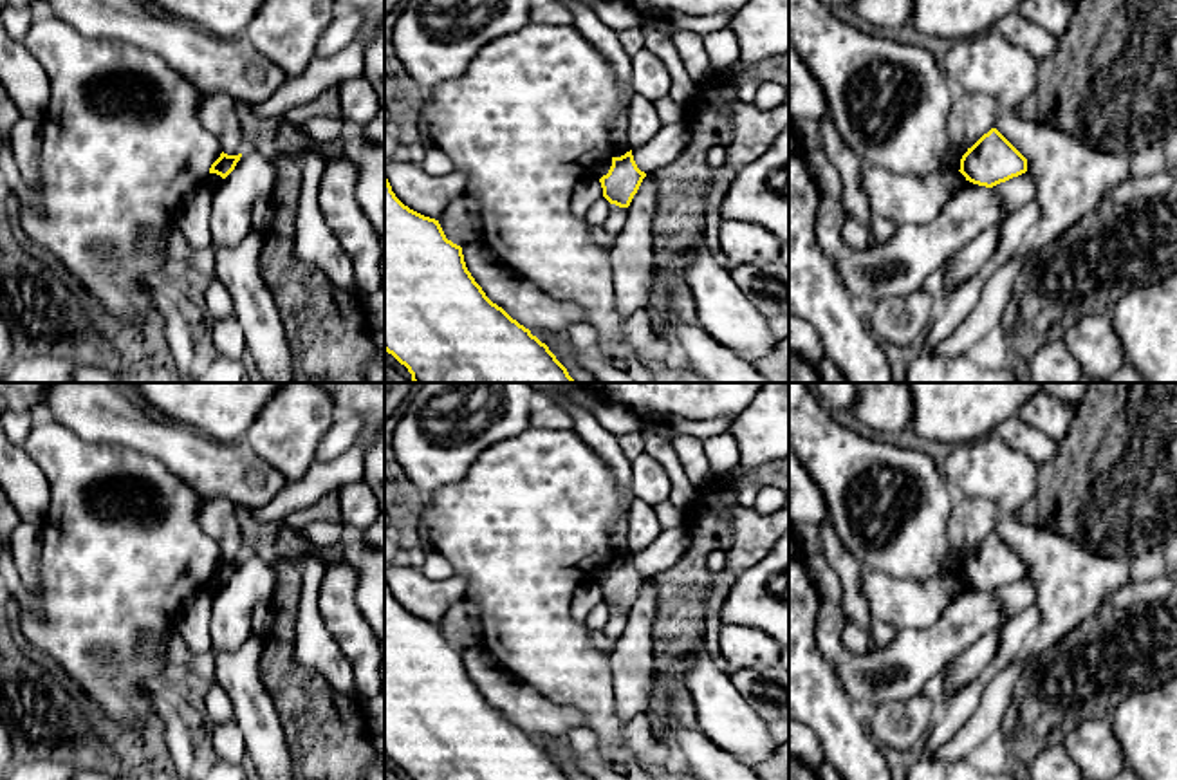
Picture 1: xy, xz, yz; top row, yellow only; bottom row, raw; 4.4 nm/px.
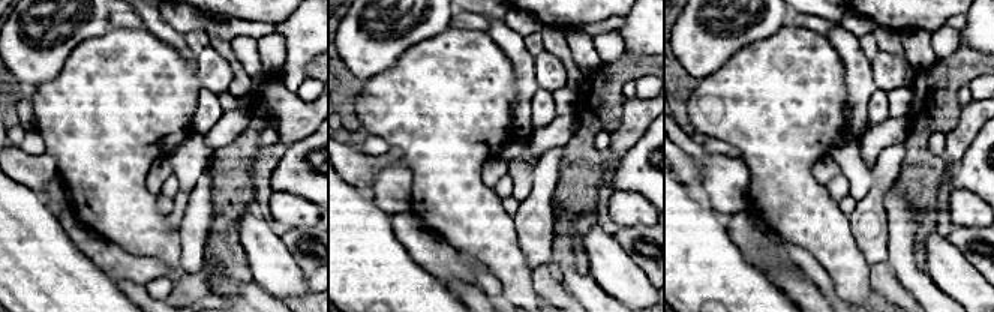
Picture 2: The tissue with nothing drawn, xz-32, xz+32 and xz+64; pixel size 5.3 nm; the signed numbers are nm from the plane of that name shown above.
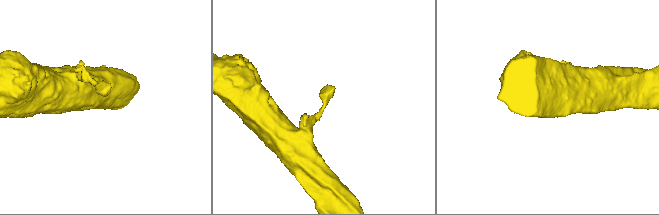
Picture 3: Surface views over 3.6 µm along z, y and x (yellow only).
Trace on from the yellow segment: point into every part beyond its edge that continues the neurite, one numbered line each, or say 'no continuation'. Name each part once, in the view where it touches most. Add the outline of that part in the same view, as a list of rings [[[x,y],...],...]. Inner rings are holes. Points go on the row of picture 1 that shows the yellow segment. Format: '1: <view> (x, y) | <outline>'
no continuation

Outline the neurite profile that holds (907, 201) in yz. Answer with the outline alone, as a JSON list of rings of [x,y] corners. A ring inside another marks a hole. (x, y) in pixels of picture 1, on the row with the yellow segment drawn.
[[[865,162],[861,179],[872,215],[885,217],[897,226],[933,222],[946,200],[966,182],[960,172],[910,177],[894,175]]]

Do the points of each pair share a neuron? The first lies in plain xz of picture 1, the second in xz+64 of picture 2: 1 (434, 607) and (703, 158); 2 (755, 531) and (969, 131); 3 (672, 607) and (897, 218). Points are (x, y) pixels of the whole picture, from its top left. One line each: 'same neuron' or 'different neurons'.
1: different neurons
2: same neuron
3: different neurons

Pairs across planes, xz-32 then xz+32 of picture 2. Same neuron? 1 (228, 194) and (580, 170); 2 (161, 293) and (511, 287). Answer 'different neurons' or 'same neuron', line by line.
1: same neuron
2: different neurons

